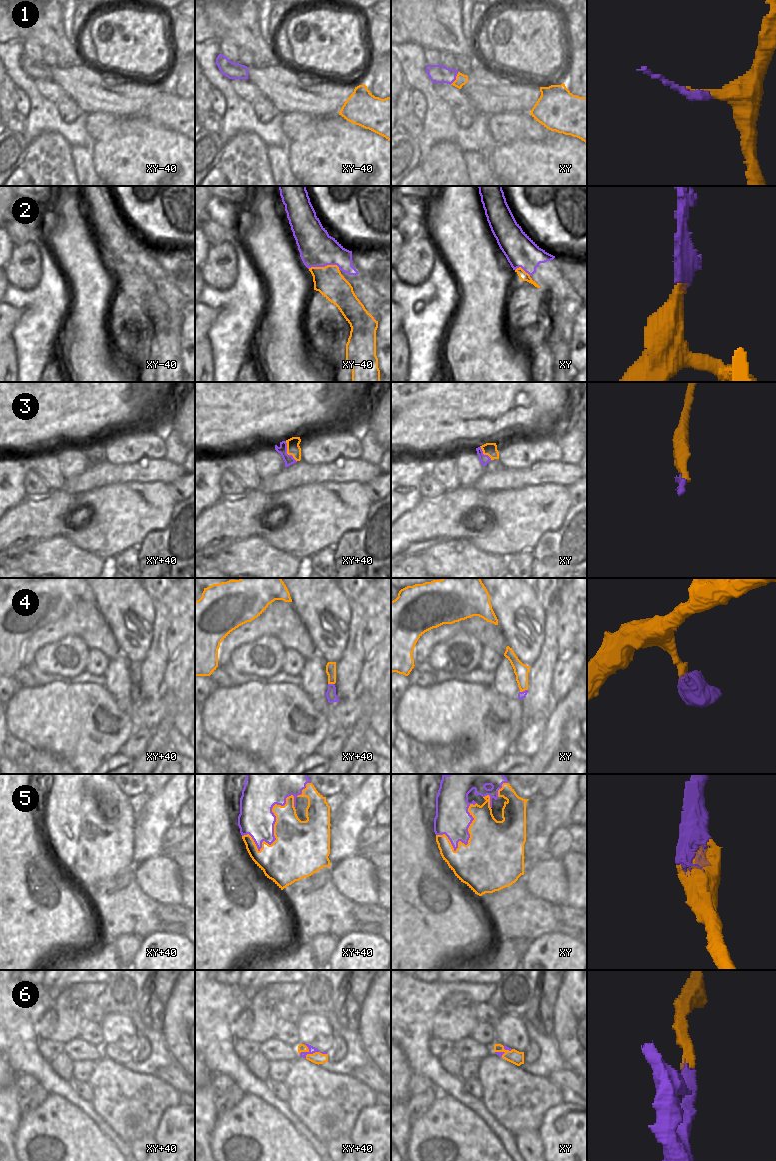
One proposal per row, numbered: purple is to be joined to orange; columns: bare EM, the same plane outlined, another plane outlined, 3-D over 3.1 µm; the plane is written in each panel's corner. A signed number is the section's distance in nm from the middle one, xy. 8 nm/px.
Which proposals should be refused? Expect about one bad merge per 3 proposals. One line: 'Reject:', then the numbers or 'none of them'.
Reject: none of them

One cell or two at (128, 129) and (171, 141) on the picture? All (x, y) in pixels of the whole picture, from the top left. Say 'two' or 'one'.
one

